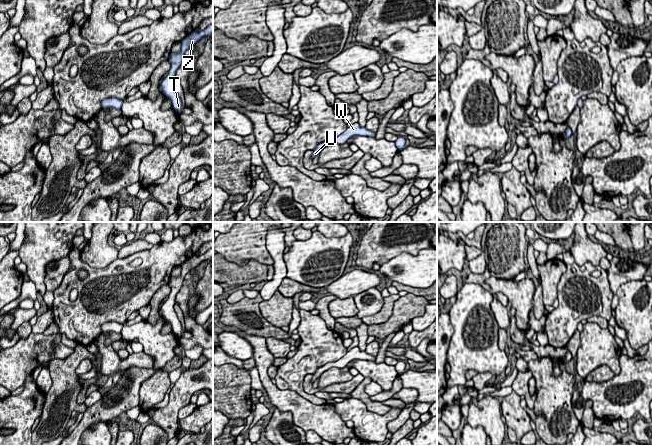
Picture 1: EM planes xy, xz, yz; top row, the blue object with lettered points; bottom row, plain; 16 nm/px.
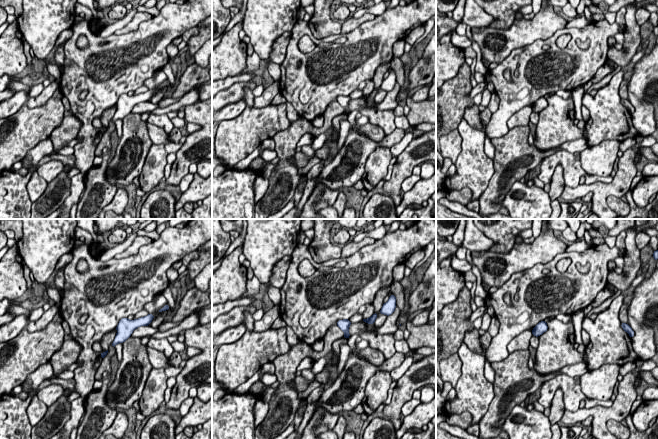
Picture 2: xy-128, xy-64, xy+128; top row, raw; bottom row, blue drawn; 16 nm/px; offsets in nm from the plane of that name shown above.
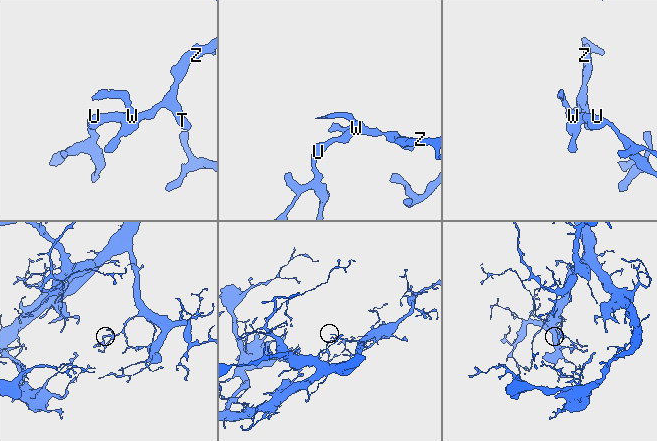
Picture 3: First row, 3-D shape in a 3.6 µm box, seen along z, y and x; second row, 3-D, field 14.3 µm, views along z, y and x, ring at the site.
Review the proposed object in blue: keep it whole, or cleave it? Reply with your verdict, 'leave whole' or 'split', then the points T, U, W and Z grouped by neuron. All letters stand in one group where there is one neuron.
leave whole; T U W Z

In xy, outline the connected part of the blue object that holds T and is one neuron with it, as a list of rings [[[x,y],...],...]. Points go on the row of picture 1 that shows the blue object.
[[[213,24],[209,25],[205,30],[197,31],[194,30],[186,38],[181,40],[181,50],[176,53],[170,53],[168,61],[171,63],[171,68],[168,71],[168,75],[164,78],[164,81],[160,84],[159,90],[164,93],[166,97],[169,97],[173,104],[173,109],[176,112],[182,114],[183,105],[178,95],[177,90],[174,87],[175,73],[177,68],[183,62],[183,57],[185,56],[185,51],[190,49],[199,40],[204,39],[206,36],[211,36],[213,34]]]

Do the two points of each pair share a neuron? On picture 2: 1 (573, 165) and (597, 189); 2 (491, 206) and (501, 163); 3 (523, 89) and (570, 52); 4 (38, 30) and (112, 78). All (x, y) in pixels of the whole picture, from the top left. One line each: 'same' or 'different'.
1: different
2: same
3: same
4: different

